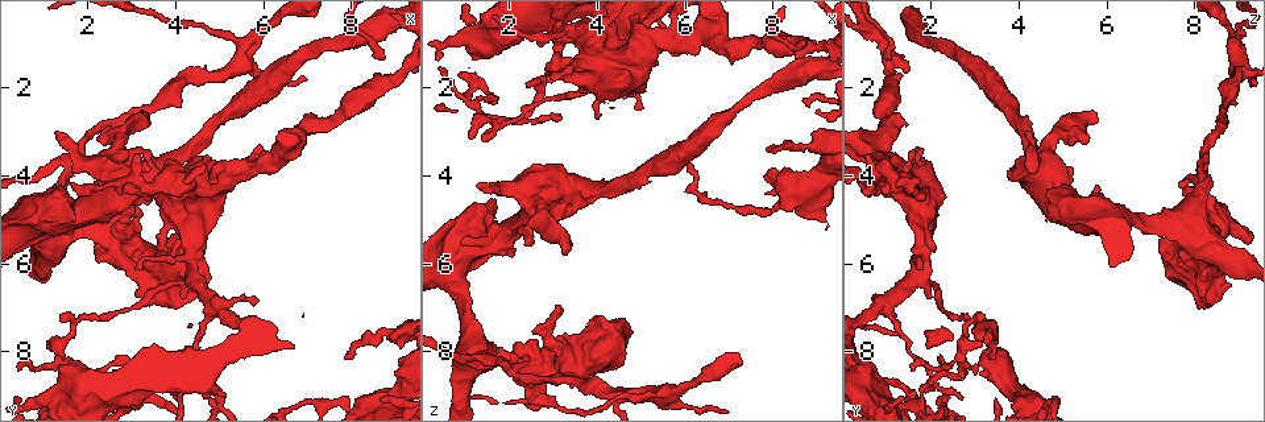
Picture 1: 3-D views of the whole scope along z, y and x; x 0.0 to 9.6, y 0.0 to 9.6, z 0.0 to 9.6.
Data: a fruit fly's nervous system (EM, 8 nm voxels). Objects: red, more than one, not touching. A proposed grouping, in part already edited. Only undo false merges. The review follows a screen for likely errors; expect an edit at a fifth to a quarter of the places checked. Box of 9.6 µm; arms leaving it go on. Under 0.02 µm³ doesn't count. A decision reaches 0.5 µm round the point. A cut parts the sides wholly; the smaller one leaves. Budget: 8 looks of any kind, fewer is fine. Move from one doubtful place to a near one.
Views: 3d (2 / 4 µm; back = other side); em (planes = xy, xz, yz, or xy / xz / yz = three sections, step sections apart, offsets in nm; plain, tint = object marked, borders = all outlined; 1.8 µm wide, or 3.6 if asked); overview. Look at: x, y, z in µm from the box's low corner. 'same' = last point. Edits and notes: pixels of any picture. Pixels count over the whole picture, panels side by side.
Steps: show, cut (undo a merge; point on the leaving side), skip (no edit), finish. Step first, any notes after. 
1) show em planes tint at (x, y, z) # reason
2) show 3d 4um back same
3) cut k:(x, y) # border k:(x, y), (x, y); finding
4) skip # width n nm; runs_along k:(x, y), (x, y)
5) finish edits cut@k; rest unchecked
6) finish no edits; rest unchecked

show em 3.6um xz step 8 tint at (1.20, 4.80, 8.00) # four-way junction

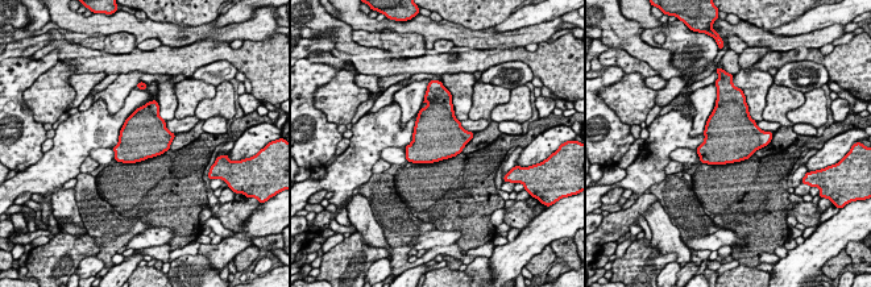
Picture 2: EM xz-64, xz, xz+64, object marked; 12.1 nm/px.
show em 3.6um planes tint same

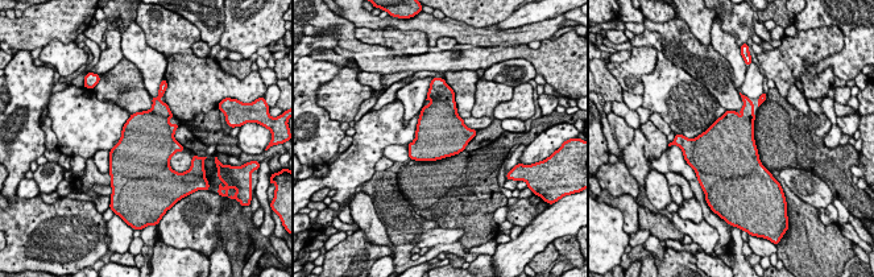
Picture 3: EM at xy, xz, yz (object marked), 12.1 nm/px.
skip # width 600 nm; one neuron here

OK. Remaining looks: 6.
show 3d 2um at (5.55, 1.00, 8.90) # calibre changes

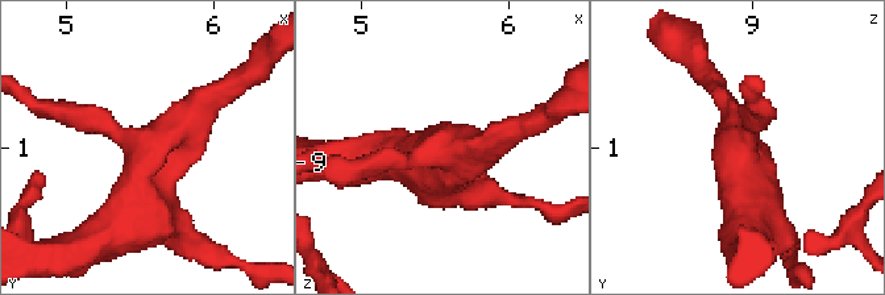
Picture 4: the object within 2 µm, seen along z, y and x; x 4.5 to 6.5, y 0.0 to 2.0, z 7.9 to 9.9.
show em xz step 4 tint at (5.52, 0.98, 8.92) # arms 4; shape alone is not enough

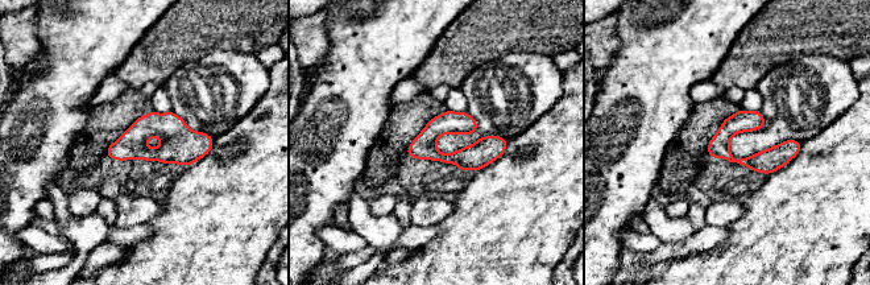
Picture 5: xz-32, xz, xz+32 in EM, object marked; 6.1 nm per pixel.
show em xy step 16 tint same # cut it another way

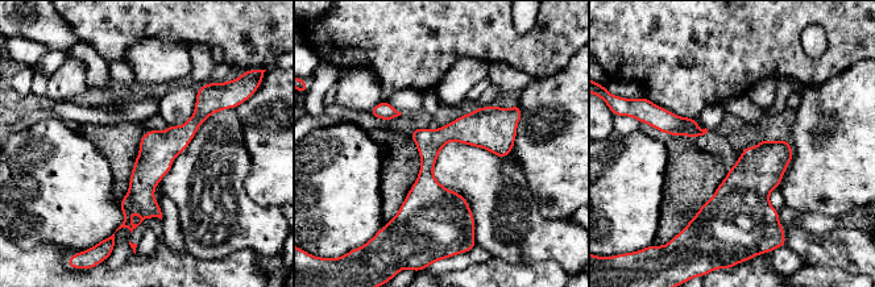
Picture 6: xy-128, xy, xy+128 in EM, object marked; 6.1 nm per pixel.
skip # runs_along 6:(200, 95), (132, 223); one neuron here

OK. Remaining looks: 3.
show 3d 2um at (8.65, 1.95, 1.05) # calibre changes

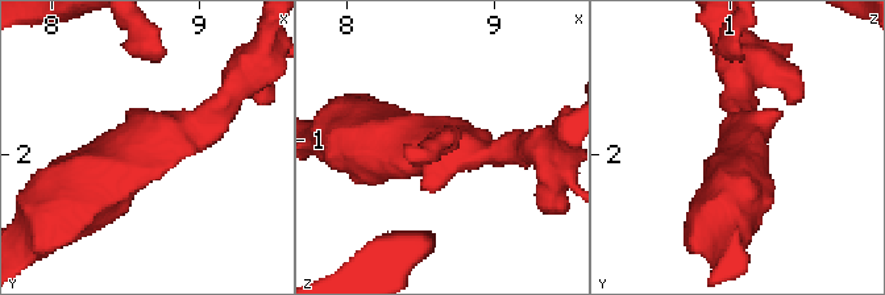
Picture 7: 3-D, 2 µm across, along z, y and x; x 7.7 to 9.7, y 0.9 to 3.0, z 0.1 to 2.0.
show em xz step 8 tint at (8.62, 1.94, 1.06) # shape alone is not enough

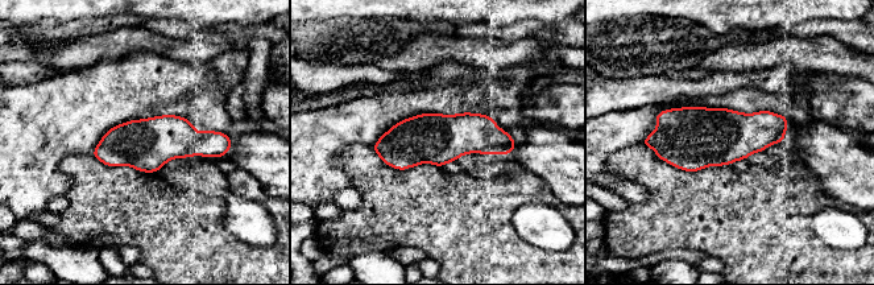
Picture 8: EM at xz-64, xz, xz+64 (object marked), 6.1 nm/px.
show em planes tint same # another direction

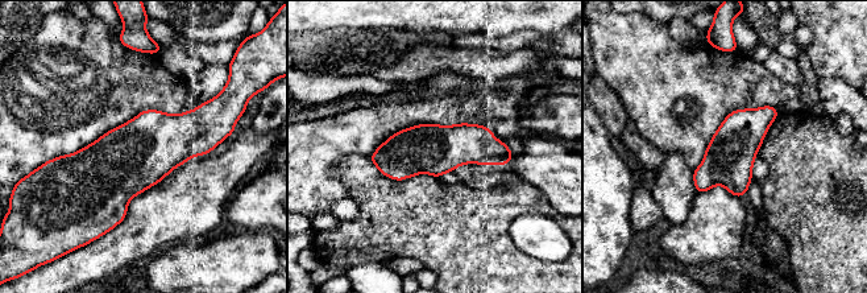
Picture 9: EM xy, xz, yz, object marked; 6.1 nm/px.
skip # continuous, no second neuron

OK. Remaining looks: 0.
finish no edits; rest unchecked

